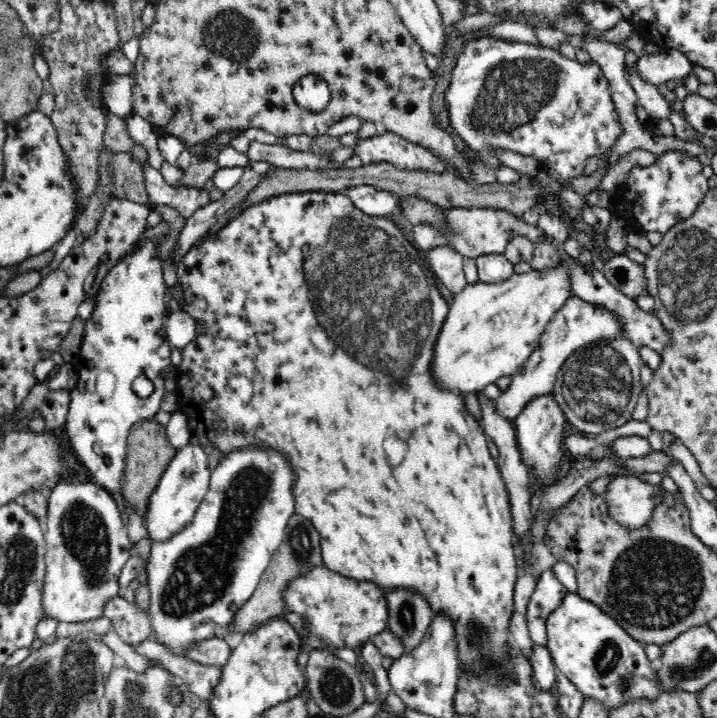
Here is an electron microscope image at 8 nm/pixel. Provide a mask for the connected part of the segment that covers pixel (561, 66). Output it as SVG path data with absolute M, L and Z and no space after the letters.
M484 36L466 44L454 66L452 84L444 100L450 112L450 126L476 156L478 152L492 154L494 150L510 150L522 156L534 156L560 178L574 180L582 176L586 158L602 158L622 136L622 126L608 90L610 86L594 62L580 64L578 60L568 60L558 50L544 48L542 44L534 46Z

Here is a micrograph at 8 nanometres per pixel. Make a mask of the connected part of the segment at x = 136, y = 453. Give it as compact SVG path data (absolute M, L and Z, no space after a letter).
M156 420L152 422L136 422L134 428L130 430L130 436L128 436L128 470L126 470L126 478L124 478L124 488L122 488L122 500L126 502L126 506L136 506L144 518L146 514L146 508L148 508L148 502L150 502L150 496L152 492L156 490L164 470L168 468L168 464L172 462L172 458L176 456L178 450L174 450L170 444L168 444L168 438L166 438L166 428L160 426Z

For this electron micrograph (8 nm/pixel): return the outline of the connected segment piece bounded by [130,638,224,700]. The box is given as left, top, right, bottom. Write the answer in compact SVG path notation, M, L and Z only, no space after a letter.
M142 640L138 644L130 644L138 654L146 656L148 662L158 662L162 668L174 672L182 682L186 682L186 686L190 688L190 692L194 696L198 696L200 700L210 700L214 696L216 686L222 680L222 666L202 666L196 664L192 660L188 660L186 656L178 656L174 654L174 650L170 650L168 646L156 642L156 640Z

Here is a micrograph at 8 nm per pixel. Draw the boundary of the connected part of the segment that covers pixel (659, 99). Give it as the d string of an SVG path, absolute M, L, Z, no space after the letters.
M628 74L628 84L632 86L632 90L638 94L638 104L648 112L648 116L650 118L656 118L656 120L660 120L660 118L670 118L670 114L672 114L672 108L670 108L670 104L664 100L664 96L658 92L658 88L656 86L652 86L652 84L646 84L642 78L640 78L640 74Z

